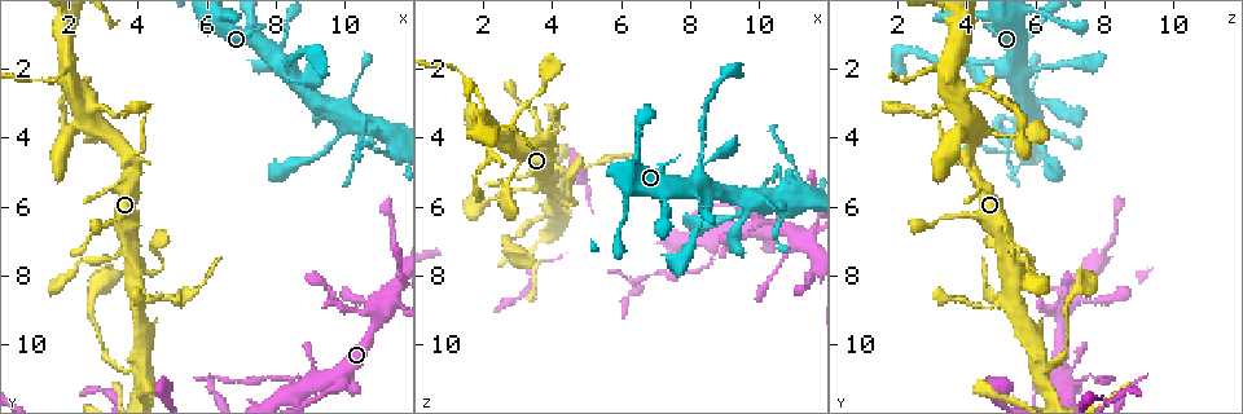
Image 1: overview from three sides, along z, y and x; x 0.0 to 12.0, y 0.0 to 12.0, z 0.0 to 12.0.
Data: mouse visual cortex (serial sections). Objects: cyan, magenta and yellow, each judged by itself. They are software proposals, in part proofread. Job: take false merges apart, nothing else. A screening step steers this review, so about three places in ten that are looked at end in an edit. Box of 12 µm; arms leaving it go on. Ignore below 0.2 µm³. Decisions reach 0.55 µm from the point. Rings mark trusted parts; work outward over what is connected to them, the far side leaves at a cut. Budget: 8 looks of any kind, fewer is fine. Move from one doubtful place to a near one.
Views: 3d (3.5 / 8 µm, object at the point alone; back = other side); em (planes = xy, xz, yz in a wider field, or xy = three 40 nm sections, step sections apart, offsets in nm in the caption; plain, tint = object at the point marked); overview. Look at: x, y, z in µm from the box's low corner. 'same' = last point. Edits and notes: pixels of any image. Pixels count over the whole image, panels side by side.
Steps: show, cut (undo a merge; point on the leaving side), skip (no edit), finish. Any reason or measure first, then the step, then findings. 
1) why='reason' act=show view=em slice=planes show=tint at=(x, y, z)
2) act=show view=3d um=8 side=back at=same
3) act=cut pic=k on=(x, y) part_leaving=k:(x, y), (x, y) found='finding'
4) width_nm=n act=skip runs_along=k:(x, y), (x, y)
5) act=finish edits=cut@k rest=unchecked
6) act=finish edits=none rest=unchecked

why='small branch off a trunk' act=show view=3d um=3.5 side=back at=(8.3, 1.9, 5.2)

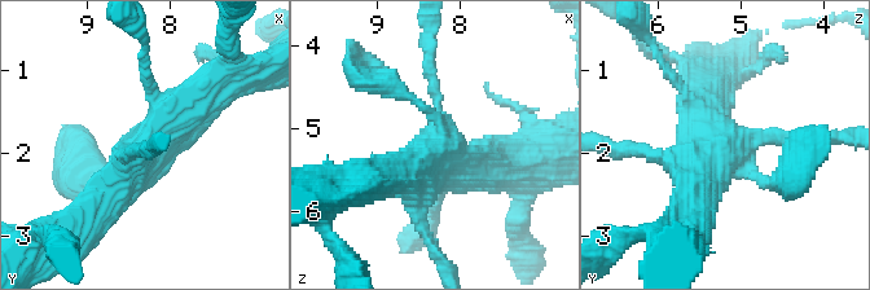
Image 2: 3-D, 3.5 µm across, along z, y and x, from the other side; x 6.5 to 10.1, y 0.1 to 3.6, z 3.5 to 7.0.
why='now the EM' act=show view=em slice=planes show=tint at=(8.30, 1.85, 5.10)

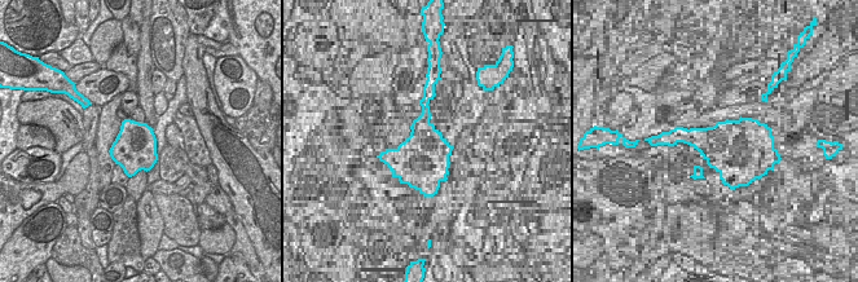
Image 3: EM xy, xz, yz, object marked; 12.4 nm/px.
act=cut pic=2 on=(430, 44) part_leaving=2:(436, 96), (429, 70), (429, 34) found='two cells meet here'

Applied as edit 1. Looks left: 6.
why='see it whole again' act=show view=overview

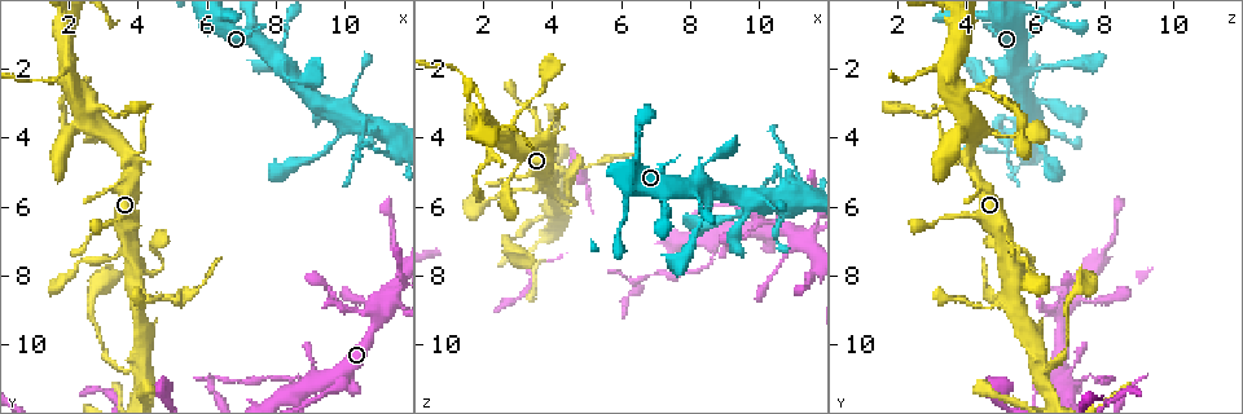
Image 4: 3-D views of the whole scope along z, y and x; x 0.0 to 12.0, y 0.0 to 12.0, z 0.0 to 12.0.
why='abrupt turn' act=show view=3d um=3.5 at=(11.3, 8.5, 7.0)

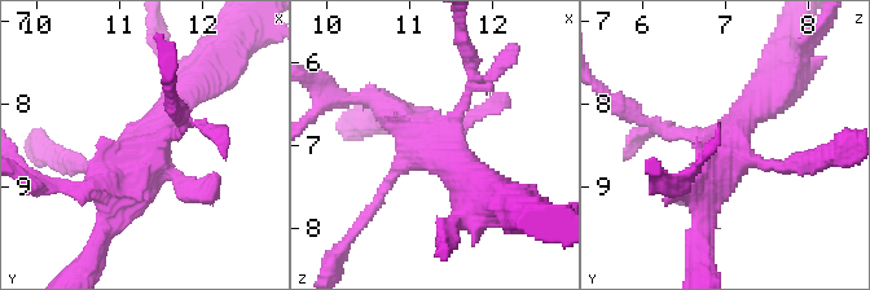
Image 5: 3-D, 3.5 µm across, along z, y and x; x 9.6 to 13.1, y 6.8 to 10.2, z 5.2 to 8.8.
act=show view=em slice=xy step=2 show=tint at=(11.40, 8.50, 7.00)

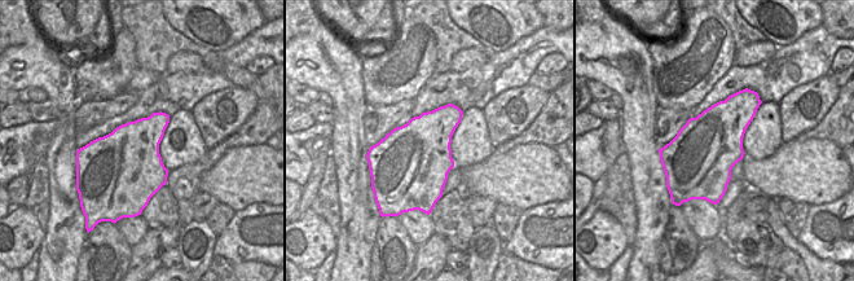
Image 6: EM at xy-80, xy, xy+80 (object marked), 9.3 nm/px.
act=skip runs_along=5:(703, 218), (723, 146), (780, 91) found='continuous, no second cell'

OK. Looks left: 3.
why='branch point' act=show view=3d um=3.5 at=(4.1, 10.6, 6.1)

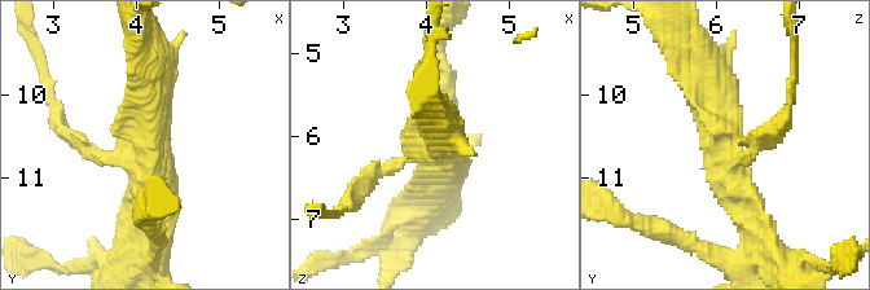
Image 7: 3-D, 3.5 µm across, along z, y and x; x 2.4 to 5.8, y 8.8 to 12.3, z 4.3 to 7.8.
arms=3 arm_widths_nm=150,450,500 act=show view=em slice=xy step=5 show=tint at=(4.15, 10.65, 6.10)

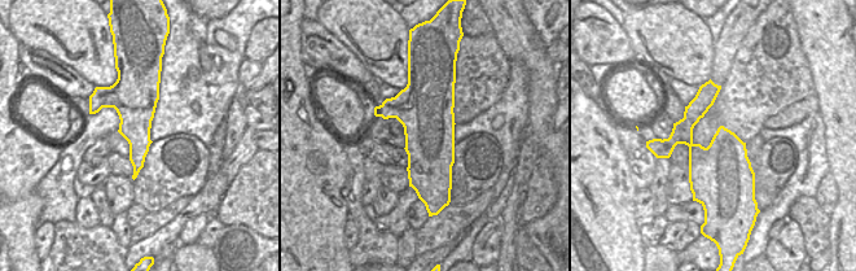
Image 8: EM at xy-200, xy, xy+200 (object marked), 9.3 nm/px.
act=show view=em slice=xy step=3 show=tint at=same

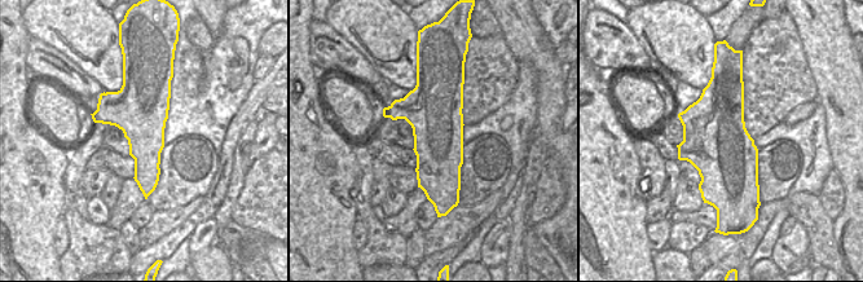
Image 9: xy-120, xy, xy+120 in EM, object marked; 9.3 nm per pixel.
width_nm=500 act=skip runs_along=7:(704, 67), (758, 231) found='all the same cell'

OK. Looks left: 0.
act=finish edits=cut@2 rest=unchecked

